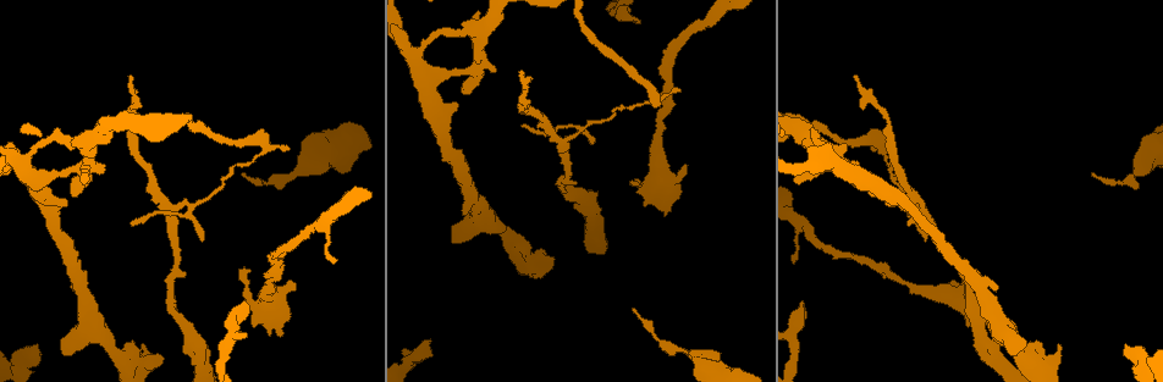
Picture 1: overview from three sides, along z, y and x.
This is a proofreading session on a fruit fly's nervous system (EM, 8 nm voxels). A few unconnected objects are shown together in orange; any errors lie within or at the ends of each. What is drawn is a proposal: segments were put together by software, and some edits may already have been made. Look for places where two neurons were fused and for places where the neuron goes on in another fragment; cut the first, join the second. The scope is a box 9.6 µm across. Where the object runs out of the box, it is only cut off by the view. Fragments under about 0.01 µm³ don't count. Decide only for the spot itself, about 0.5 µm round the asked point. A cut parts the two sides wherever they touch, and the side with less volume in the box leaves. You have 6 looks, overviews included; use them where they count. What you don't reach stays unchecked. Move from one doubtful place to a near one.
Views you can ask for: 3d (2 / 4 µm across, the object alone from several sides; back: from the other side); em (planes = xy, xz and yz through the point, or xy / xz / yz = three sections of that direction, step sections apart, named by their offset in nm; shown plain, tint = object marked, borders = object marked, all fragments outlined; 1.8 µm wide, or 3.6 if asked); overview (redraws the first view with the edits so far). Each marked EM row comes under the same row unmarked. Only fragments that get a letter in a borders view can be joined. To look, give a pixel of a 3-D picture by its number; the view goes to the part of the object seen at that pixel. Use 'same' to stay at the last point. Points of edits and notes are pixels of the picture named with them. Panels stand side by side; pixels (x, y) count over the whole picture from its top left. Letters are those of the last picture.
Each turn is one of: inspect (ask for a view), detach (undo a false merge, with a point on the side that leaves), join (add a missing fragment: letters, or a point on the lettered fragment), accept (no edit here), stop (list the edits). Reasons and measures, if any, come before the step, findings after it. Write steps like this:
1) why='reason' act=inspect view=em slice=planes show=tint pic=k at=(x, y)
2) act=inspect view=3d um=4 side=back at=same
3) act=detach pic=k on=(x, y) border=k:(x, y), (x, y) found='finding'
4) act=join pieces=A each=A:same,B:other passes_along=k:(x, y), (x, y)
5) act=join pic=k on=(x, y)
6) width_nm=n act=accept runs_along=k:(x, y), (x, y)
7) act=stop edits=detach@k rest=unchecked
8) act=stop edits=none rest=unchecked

why='free end' act=inspect view=3d um=4 pic=1 at=(802, 304)

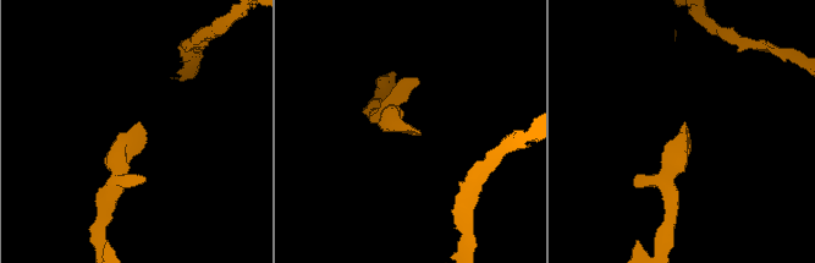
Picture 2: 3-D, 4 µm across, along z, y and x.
act=inspect view=em slice=xy step=4 show=borders pic=2 at=(143, 132)

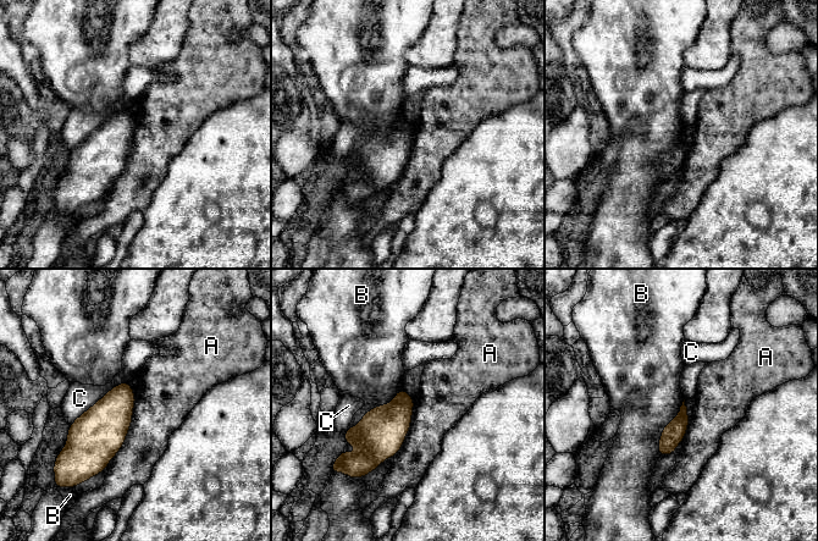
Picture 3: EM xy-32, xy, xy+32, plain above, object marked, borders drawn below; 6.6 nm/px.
act=inspect view=em slice=yz step=4 show=borders at=same

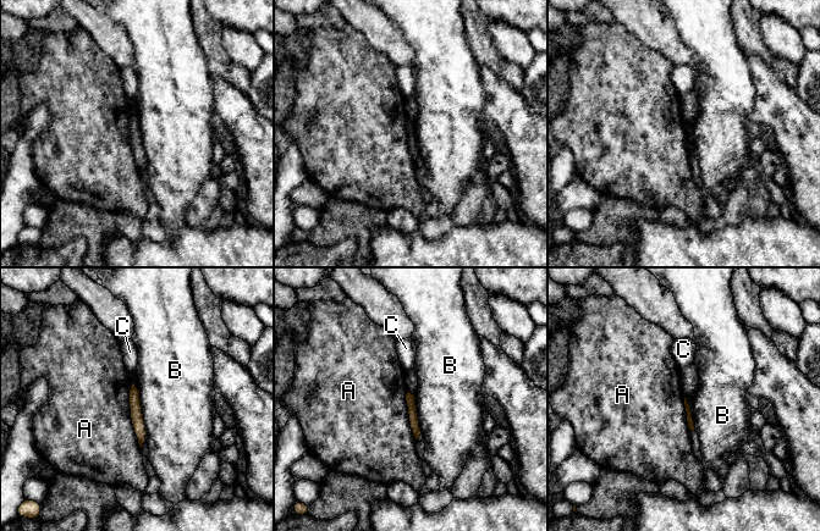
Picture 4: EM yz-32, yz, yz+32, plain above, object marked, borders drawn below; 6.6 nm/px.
act=accept each=A:other,B:other,C:other border=4:(132, 382), (130, 419), (139, 448) found='no lettered fragment goes on from it'

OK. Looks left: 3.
why='abrupt turn' act=inspect view=em um=3.6 slice=planes show=tint pic=1 at=(563, 141)

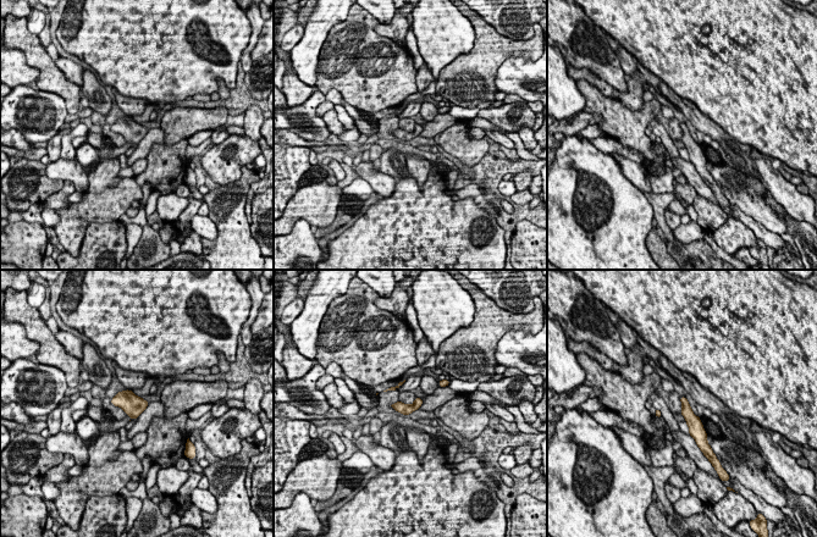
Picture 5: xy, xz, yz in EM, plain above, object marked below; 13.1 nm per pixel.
act=inspect view=em um=3.6 slice=planes show=borders at=same

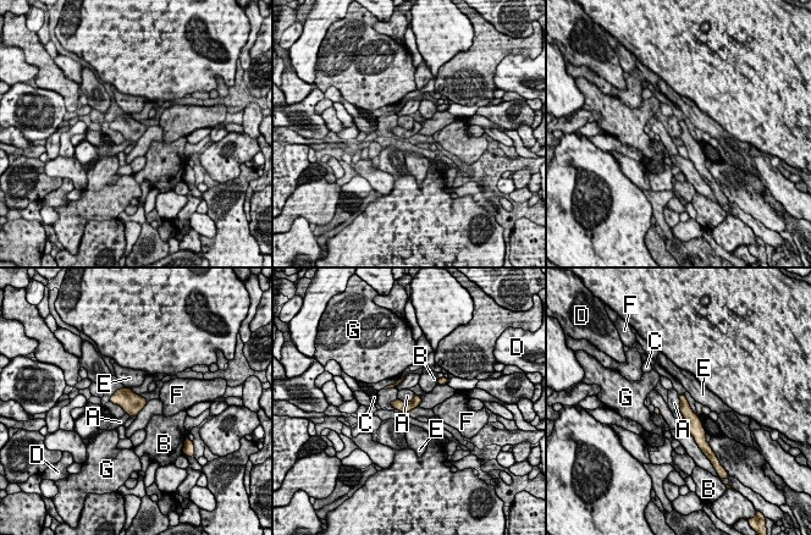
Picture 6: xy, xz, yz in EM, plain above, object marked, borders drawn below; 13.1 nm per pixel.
width_nm=140 act=accept each=A:other,B:other,C:other,D:other,E:other,F:other,G:other border=6:(415, 395), (409, 402), (397, 400) found='all the same neuron'

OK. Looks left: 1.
why='sharp bend' act=inspect view=em slice=planes show=borders pic=1 at=(91, 166)

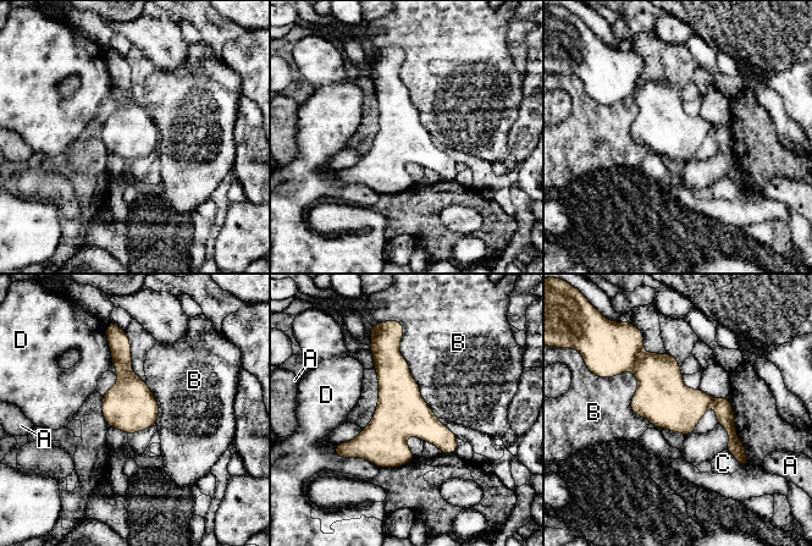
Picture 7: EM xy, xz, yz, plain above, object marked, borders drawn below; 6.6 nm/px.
act=accept each=A:other,B:other,C:other,D:other runs_along=7:(634, 354), (681, 402), (713, 402), (740, 452) found='one neuron here'

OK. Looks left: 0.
act=stop edits=none rest=unchecked

